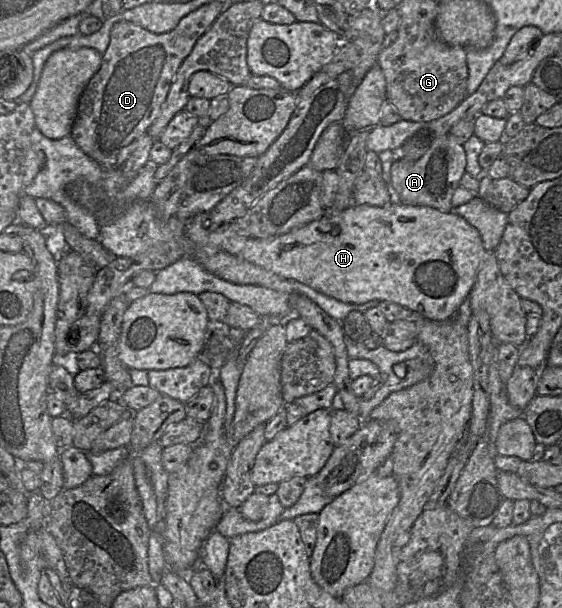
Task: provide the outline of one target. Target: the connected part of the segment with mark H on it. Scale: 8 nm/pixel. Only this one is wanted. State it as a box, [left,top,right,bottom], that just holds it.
[196,199,487,321]

